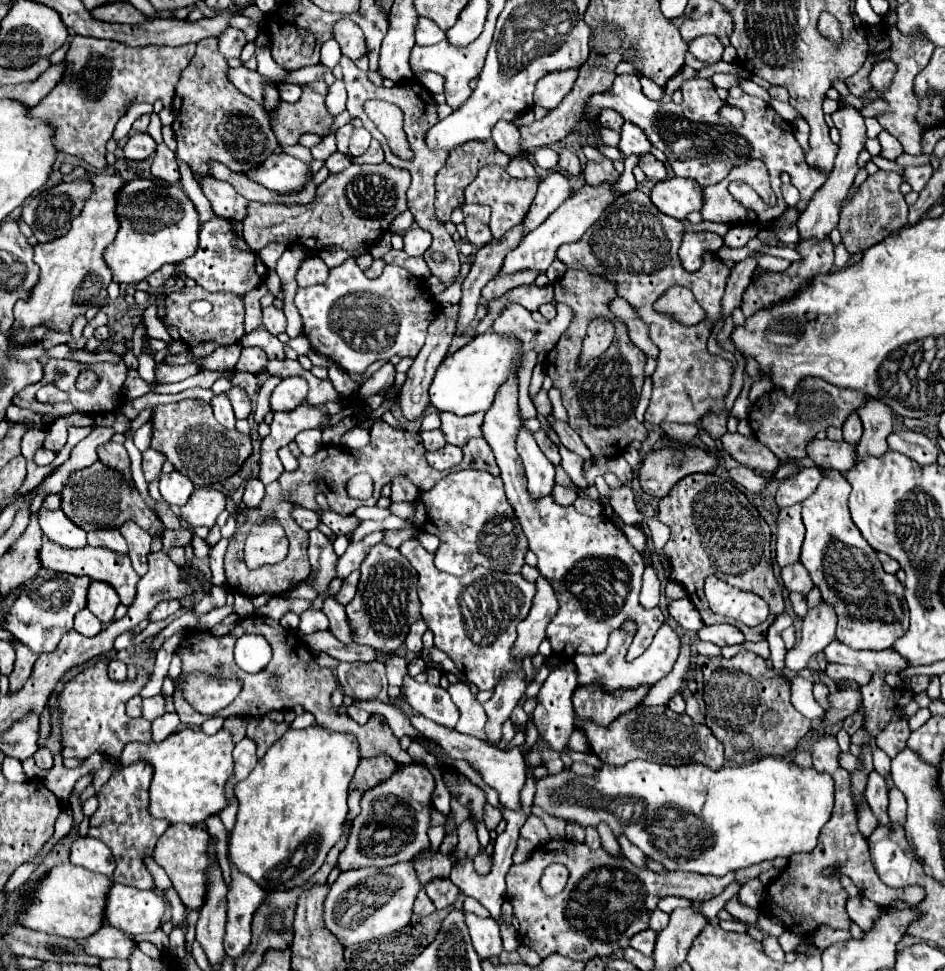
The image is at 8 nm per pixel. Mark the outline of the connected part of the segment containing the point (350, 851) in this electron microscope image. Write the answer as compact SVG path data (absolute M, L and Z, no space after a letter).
M402 764L398 770L384 782L372 786L362 794L360 814L352 822L348 846L342 850L338 858L340 872L376 866L386 868L404 860L412 860L420 852L428 850L428 828L432 816L432 794L436 782L434 776L424 766Z

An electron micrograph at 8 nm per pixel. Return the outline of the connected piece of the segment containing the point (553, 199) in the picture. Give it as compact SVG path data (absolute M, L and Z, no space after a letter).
M550 172L538 186L536 198L532 202L532 210L528 212L528 220L524 224L524 232L528 234L538 224L542 224L564 200L570 198L570 182L562 172Z

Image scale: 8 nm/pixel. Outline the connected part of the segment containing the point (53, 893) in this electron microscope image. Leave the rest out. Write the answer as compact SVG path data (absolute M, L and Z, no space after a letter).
M70 862L58 864L50 868L30 890L28 894L18 896L20 910L16 914L18 922L30 930L56 934L64 938L86 938L94 934L104 920L104 904L108 888L112 886L110 878L104 878L102 874L94 874L86 868L78 868Z

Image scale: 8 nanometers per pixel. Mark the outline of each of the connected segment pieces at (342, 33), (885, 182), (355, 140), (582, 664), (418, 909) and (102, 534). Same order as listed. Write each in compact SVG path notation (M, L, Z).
M342 18L336 22L334 26L334 40L340 44L340 50L344 56L358 60L360 56L364 56L366 50L366 38L362 34L362 30L348 18Z
M878 170L876 174L872 174L864 180L864 184L858 188L856 196L842 208L838 228L840 228L842 242L846 244L848 252L852 252L852 254L864 252L866 248L878 244L888 234L900 230L902 226L908 224L908 204L906 204L904 196L900 194L900 184L902 184L900 174Z
M356 128L352 138L350 138L350 156L356 158L356 156L364 154L368 150L368 146L370 146L370 140L372 140L372 136L370 136L370 132L366 128Z
M664 622L660 626L660 630L654 636L654 642L650 644L650 648L646 648L646 652L642 656L638 656L636 660L628 662L626 660L626 650L630 646L630 634L624 634L622 630L614 630L610 634L610 644L608 648L598 654L598 656L584 656L578 654L574 656L574 664L578 668L578 684L592 684L598 682L602 684L604 690L618 690L618 688L636 688L642 684L656 684L658 680L662 680L674 666L676 656L678 656L681 642L674 630Z
M422 890L420 894L418 894L418 898L416 898L416 902L414 902L414 914L418 914L418 916L428 916L428 914L432 914L436 910L436 906L434 906L434 902L426 896L426 892Z
M94 530L88 532L88 544L90 546L106 546L116 552L126 552L126 542L124 536L118 530Z

